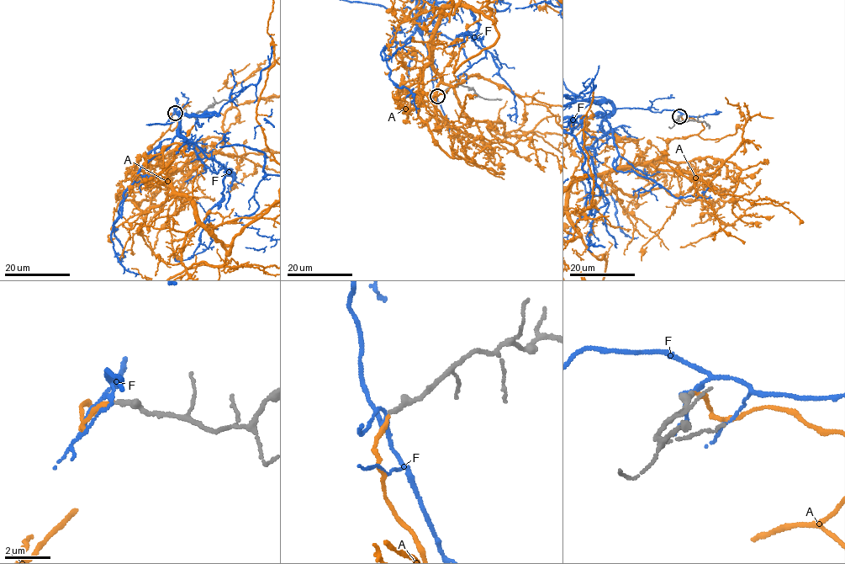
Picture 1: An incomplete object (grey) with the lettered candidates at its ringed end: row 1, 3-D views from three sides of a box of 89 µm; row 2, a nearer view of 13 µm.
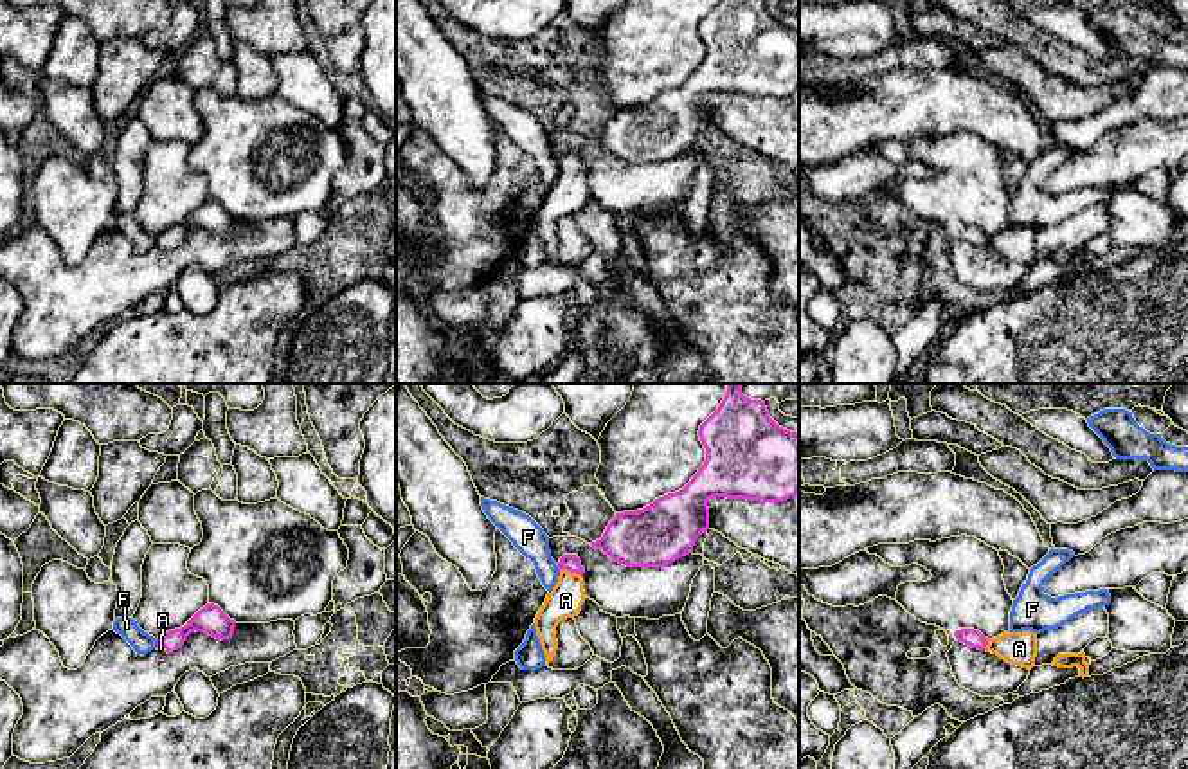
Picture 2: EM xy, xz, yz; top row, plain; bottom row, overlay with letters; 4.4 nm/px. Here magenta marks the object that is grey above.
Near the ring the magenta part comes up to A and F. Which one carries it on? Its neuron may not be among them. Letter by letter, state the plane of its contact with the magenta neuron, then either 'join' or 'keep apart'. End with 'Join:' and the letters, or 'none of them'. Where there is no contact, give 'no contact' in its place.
A: contact in xz; join
F: contact in xy; keep apart
Join: A

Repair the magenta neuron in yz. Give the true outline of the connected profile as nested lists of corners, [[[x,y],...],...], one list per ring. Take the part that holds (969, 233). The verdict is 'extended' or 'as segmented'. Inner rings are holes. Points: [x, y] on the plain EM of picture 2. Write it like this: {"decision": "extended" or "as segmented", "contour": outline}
{"decision": "extended", "contour": [[[961,225],[954,229],[956,236],[977,245],[997,250],[1006,259],[1031,267],[1037,254],[1037,231],[1031,227],[1004,229],[997,234],[985,234],[979,227]]]}

